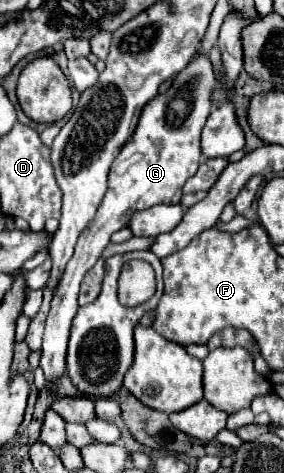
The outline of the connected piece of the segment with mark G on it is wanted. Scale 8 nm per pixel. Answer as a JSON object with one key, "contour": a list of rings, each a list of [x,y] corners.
{"contour":[[[195,55],[193,61],[173,79],[171,89],[157,95],[153,101],[145,105],[133,139],[115,157],[109,171],[109,189],[101,201],[101,207],[97,209],[97,215],[93,217],[93,221],[85,227],[85,233],[81,233],[75,245],[75,253],[65,267],[65,275],[53,293],[51,311],[45,323],[41,359],[39,359],[39,367],[43,369],[47,383],[55,383],[65,373],[69,327],[79,309],[77,305],[79,285],[85,273],[91,269],[91,265],[101,257],[103,249],[109,245],[111,233],[125,227],[129,223],[129,217],[137,209],[145,209],[157,203],[167,203],[167,205],[179,203],[185,181],[197,173],[201,163],[199,135],[211,113],[209,95],[215,89],[215,85],[217,83],[213,77],[211,61],[203,55]]]}

